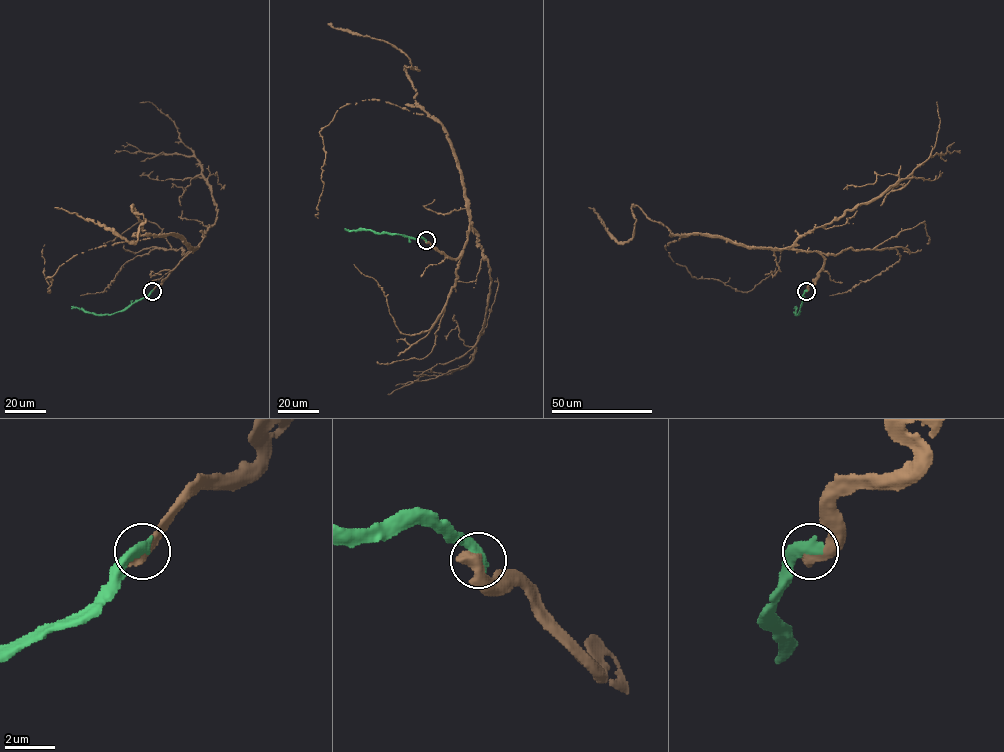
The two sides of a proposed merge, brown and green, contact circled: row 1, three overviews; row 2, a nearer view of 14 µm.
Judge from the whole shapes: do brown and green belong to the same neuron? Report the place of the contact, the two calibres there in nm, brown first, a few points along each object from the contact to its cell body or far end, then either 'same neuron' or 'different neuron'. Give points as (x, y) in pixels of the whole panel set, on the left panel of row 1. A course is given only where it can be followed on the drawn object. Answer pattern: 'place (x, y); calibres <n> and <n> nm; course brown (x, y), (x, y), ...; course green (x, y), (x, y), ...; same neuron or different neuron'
place (152, 291); calibres 600 and 480 nm; course brown (152, 291), (195, 249), (178, 234), (135, 236), (76, 254), (46, 278), (52, 280), (47, 292), (44, 244); course green (152, 291), (111, 314), (71, 308); same neuron

